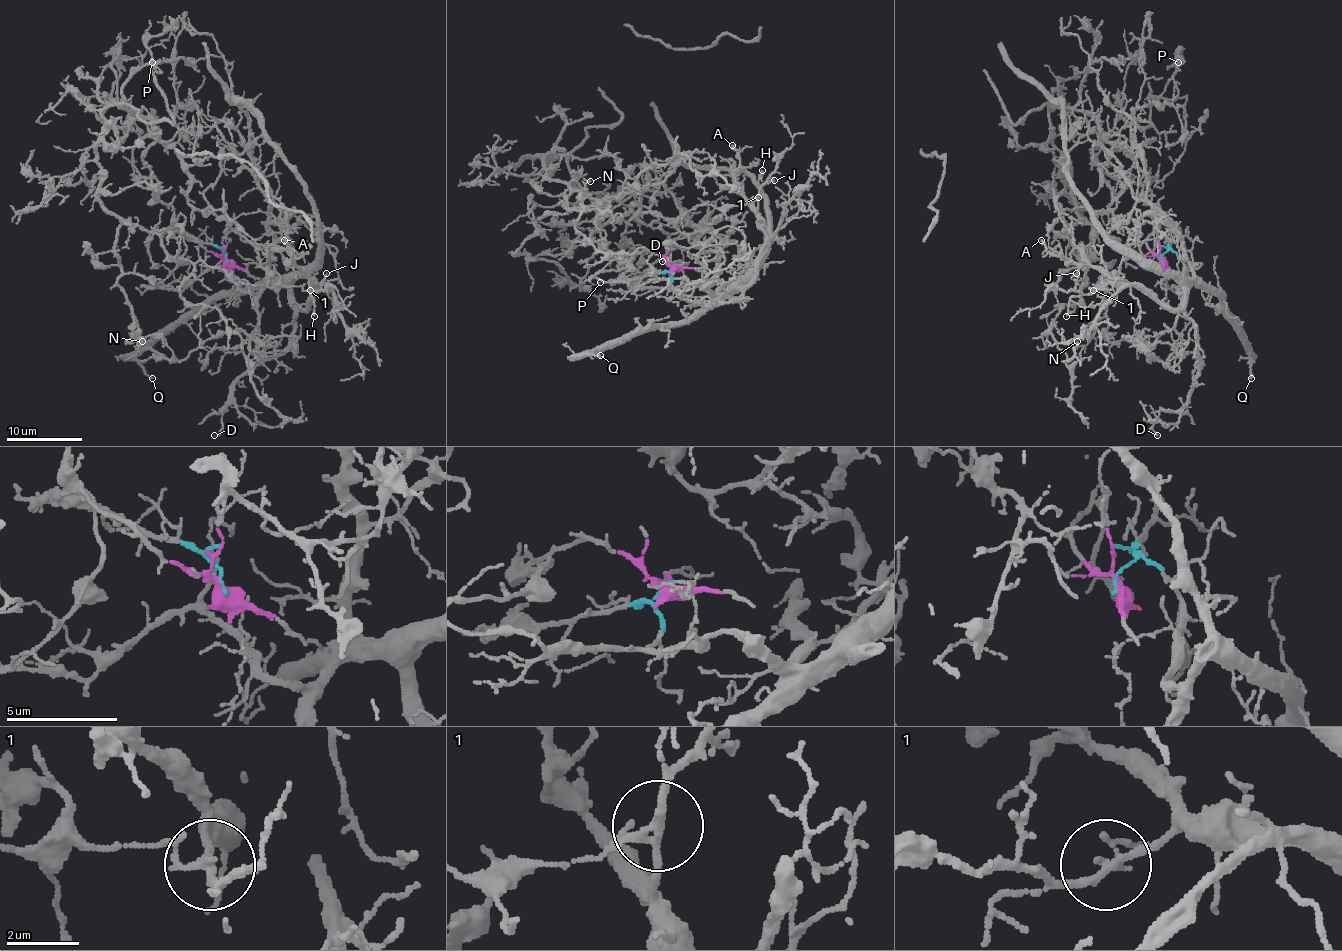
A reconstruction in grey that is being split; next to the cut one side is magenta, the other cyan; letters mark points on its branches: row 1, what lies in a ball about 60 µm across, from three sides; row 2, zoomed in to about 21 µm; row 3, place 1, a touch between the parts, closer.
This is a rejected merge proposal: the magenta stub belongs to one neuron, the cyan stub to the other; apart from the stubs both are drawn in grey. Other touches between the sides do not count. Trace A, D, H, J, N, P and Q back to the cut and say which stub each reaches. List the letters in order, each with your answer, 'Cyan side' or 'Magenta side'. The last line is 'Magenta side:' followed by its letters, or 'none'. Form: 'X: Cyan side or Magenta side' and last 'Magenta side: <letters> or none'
A: Cyan side
D: Cyan side
H: Cyan side
J: Cyan side
N: Magenta side
P: Magenta side
Q: Cyan side
Magenta side: N, P

